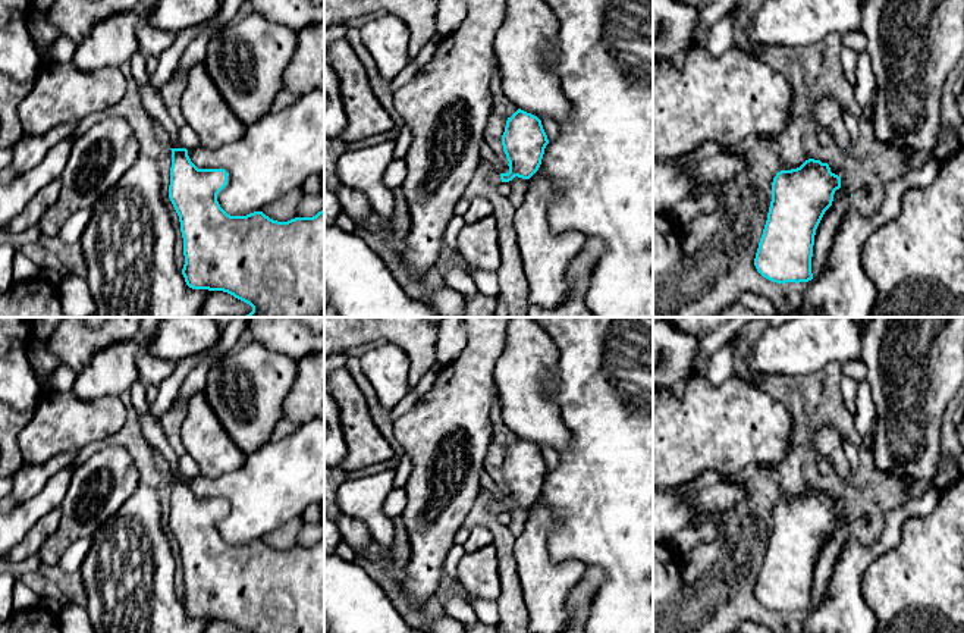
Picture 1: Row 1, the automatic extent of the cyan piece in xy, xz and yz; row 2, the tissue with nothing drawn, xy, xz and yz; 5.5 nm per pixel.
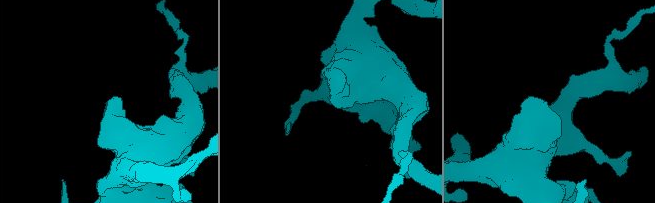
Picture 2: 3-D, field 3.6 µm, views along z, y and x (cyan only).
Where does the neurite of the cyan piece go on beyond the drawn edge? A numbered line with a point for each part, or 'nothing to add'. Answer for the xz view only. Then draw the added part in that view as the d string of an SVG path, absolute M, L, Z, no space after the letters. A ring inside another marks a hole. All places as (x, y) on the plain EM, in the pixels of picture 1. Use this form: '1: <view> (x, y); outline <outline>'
1: xz (493, 504); outline M490 496L489 502L487 502L487 508L490 511L490 514L499 514L502 511L500 508L500 501L496 499L494 496Z

